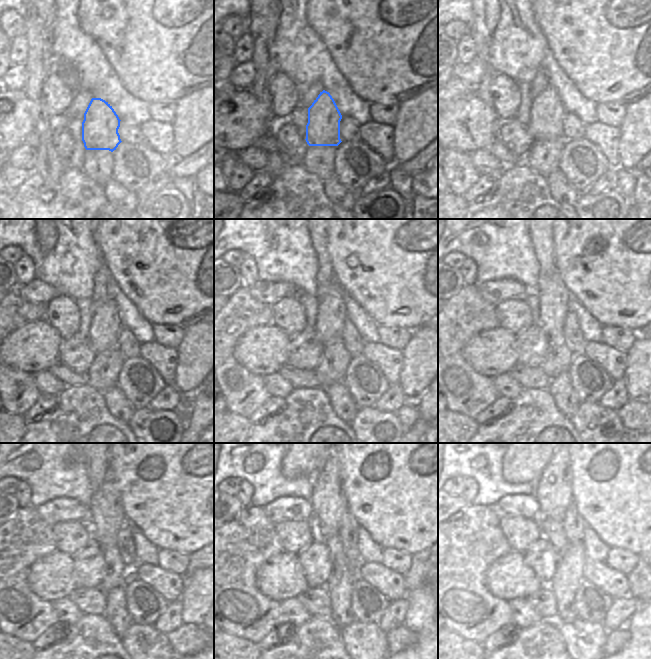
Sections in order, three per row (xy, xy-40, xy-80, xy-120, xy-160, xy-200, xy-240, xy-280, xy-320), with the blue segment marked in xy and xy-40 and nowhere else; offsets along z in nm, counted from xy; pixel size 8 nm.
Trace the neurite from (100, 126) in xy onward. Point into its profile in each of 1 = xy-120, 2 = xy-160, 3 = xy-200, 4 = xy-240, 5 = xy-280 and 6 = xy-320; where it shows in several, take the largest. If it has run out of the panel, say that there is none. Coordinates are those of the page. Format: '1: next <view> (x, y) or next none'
1: next xy-120 (105, 326)
2: next xy-160 (331, 314)
3: next xy-200 (554, 297)
4: next xy-240 (107, 517)
5: next xy-280 (330, 505)
6: next xy-320 (553, 490)

